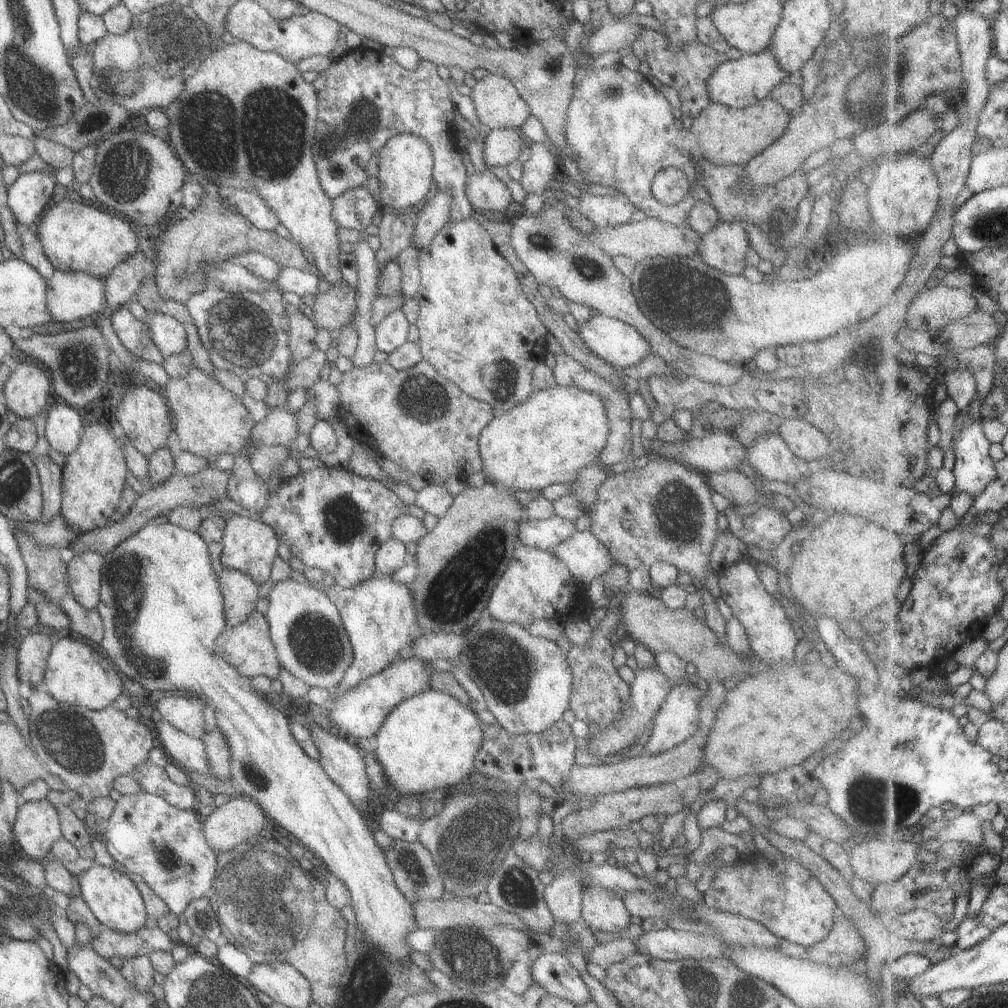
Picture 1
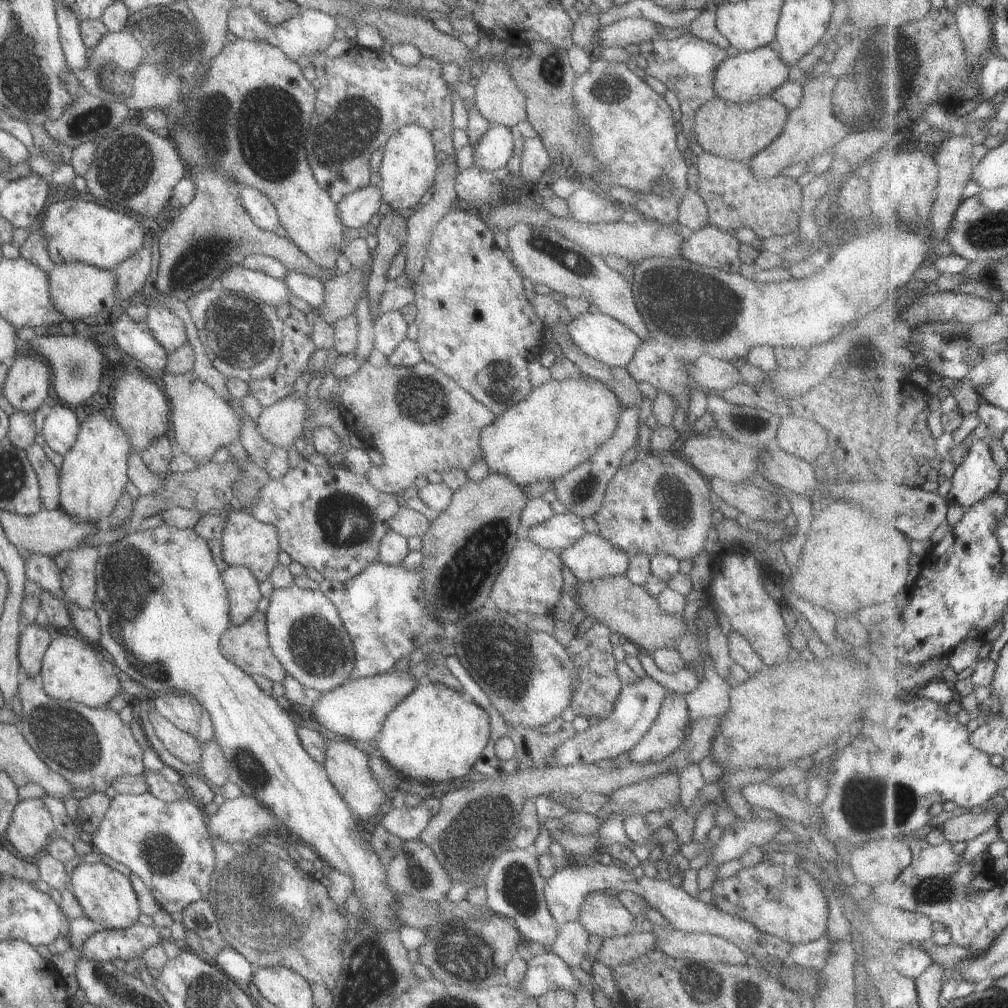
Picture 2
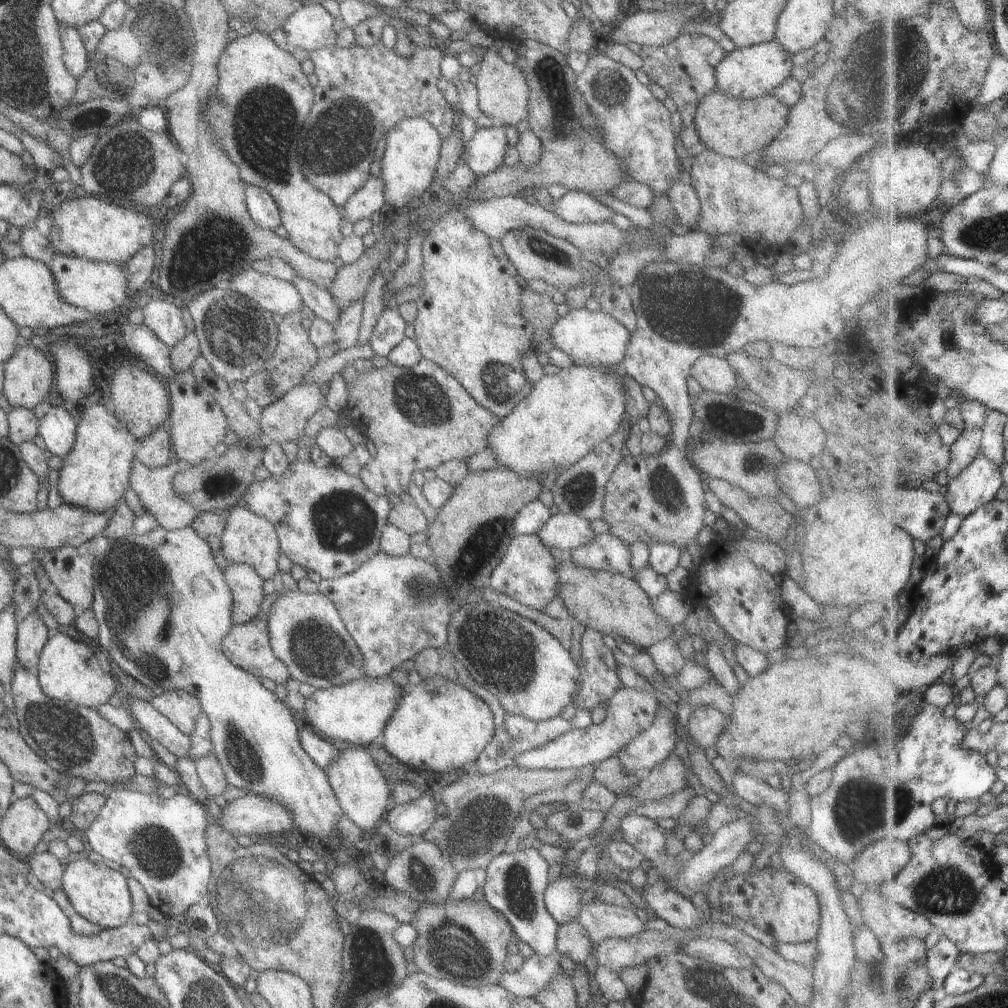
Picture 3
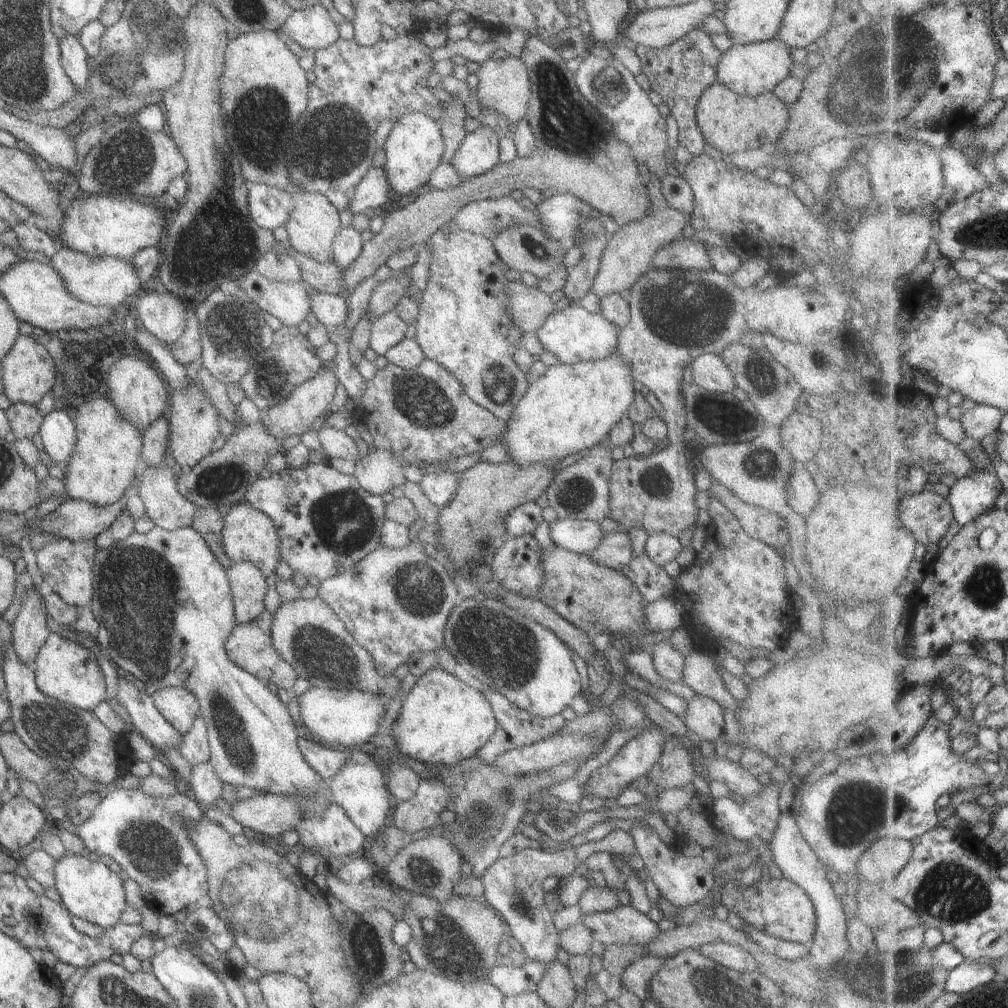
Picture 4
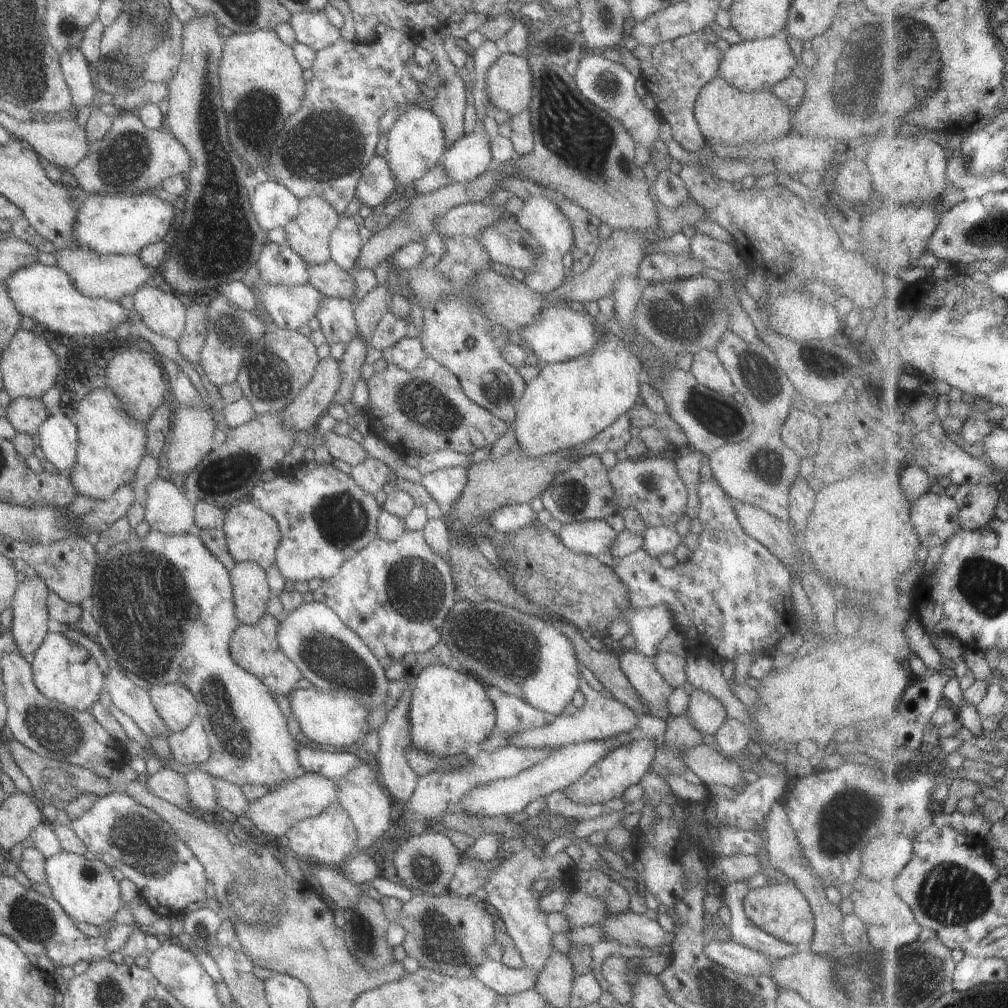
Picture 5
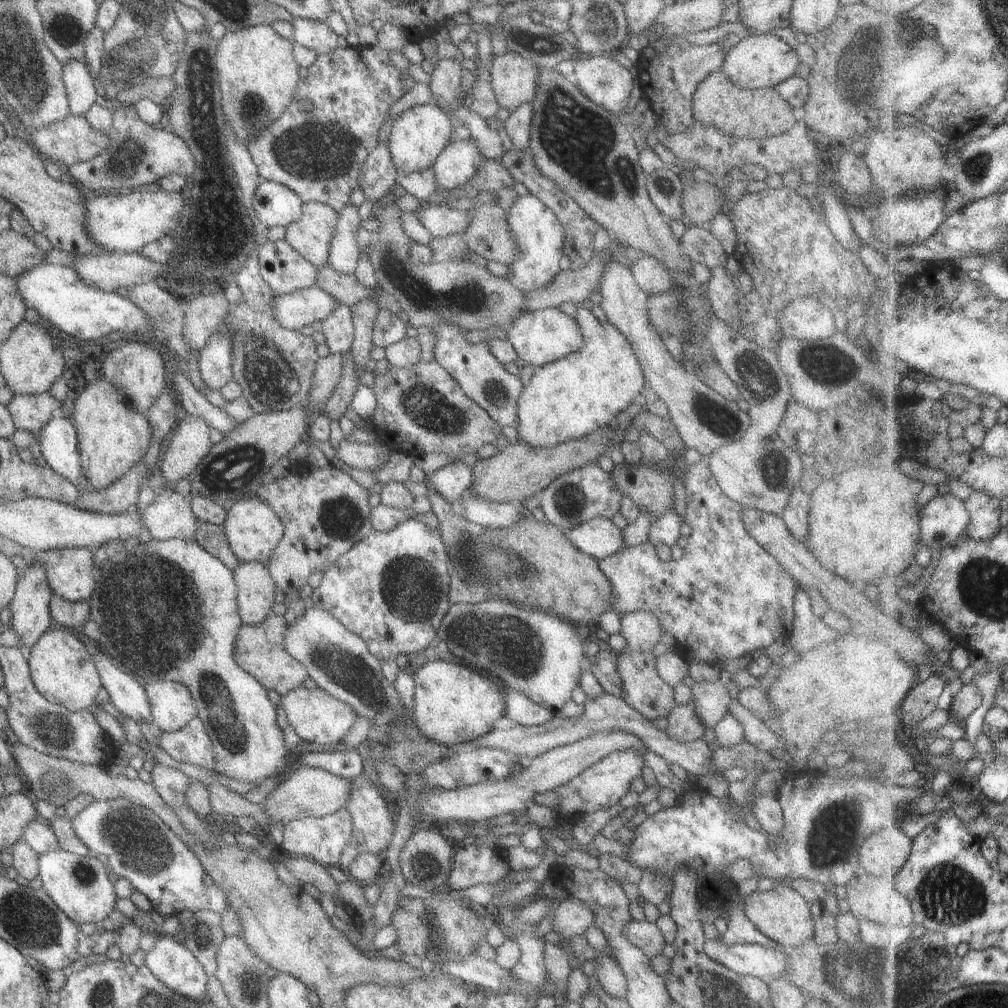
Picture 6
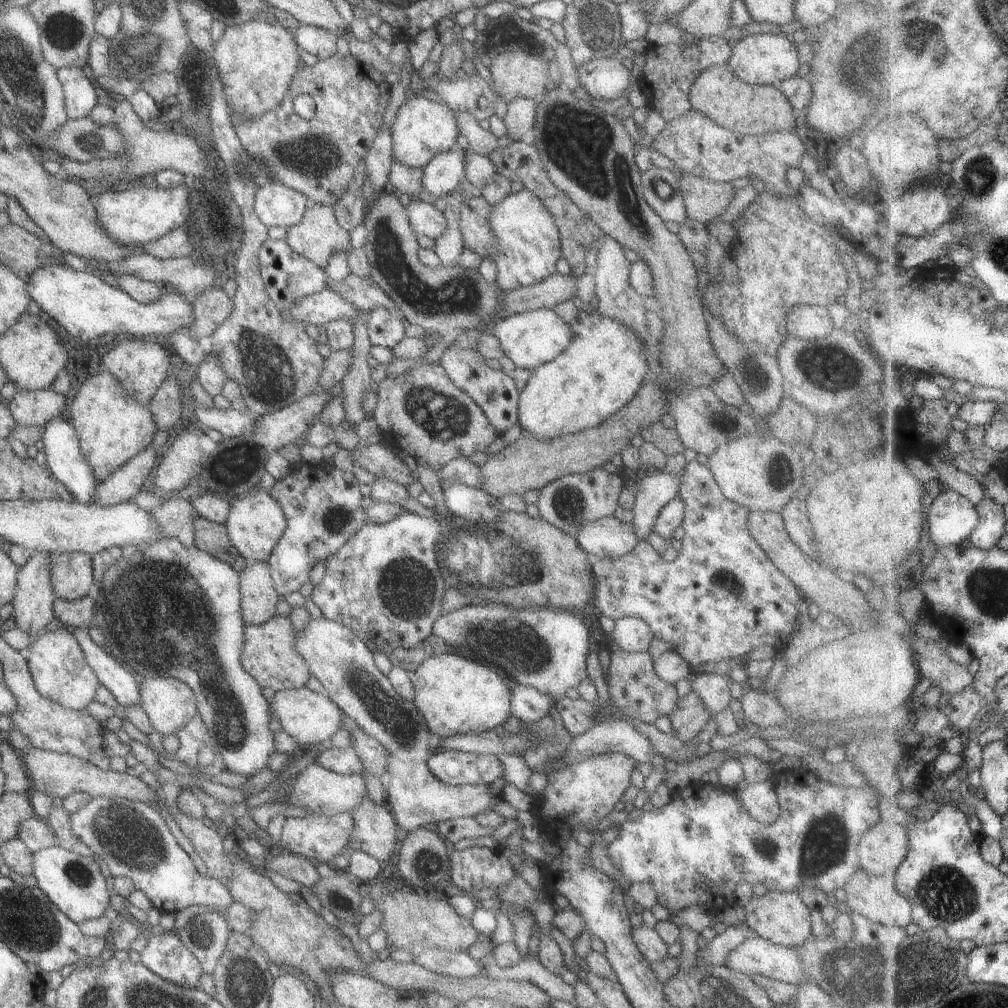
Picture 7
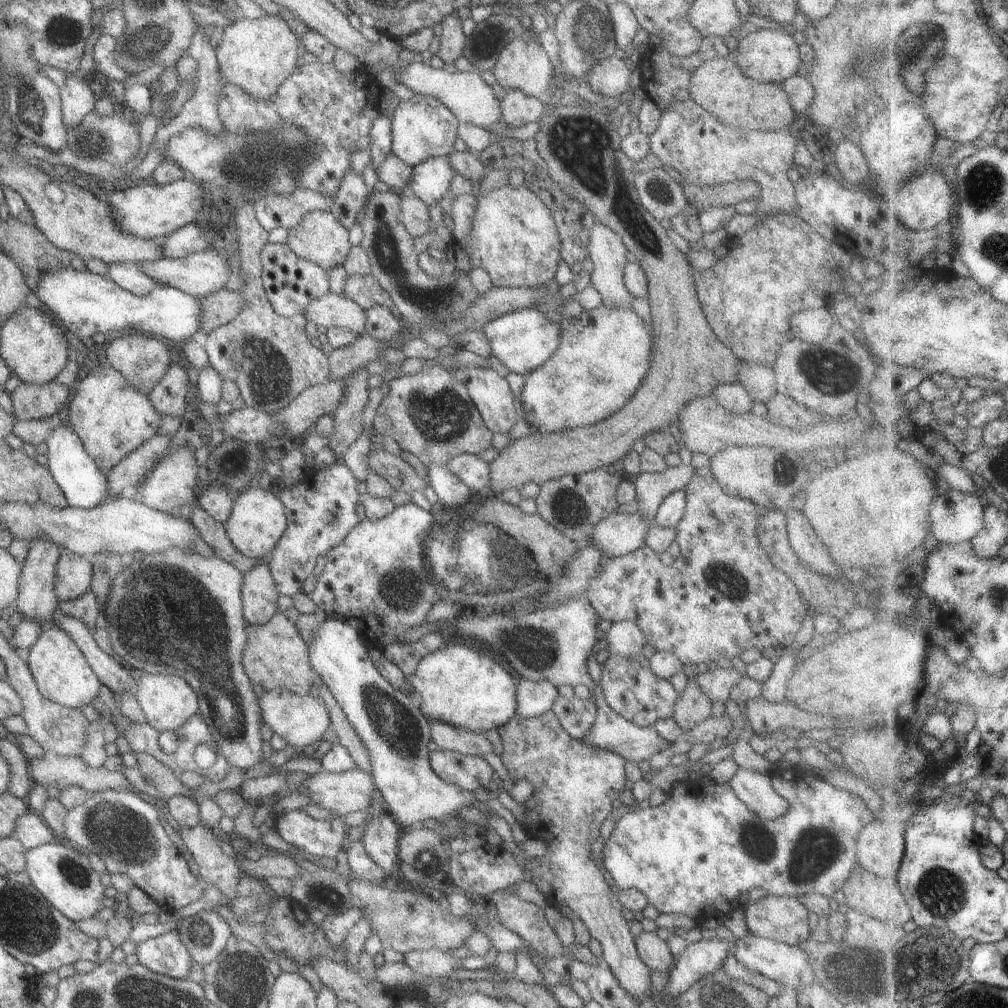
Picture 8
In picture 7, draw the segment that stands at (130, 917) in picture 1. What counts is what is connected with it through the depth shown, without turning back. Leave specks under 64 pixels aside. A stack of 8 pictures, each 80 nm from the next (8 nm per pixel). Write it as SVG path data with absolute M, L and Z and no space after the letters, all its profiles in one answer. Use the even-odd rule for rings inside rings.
M54 844L31 852L31 876L36 887L61 914L75 923L100 918L108 906L109 892L96 859L85 857Z

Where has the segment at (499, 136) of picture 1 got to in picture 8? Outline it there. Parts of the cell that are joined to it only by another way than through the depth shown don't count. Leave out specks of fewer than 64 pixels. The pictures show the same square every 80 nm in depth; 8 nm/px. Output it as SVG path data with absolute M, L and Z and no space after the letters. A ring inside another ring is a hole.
M445 155L429 158L411 167L411 180L405 186L406 193L429 207L447 193L453 174L455 172Z

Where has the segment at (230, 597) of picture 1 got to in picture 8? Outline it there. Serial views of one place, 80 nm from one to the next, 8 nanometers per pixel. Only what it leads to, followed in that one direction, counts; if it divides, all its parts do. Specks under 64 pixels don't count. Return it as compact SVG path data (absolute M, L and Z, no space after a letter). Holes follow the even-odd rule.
M257 564L243 573L240 588L243 621L249 625L267 623L278 612L278 596L266 564Z

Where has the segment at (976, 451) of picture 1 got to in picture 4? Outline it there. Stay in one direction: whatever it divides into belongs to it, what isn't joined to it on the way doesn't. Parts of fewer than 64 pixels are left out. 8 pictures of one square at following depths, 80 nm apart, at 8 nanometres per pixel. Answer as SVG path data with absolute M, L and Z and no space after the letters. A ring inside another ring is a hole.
M983 468L971 476L958 478L950 488L948 500L960 527L979 522L997 504L1003 484L996 472Z

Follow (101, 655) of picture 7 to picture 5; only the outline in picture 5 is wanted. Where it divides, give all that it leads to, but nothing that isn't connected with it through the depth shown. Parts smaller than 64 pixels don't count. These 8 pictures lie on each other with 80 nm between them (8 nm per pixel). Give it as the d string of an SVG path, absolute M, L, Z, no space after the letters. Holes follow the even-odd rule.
M111 666L108 667L107 673L103 673L102 675L103 691L109 695L111 705L115 706L115 710L127 715L145 737L155 738L155 736L159 736L164 738L167 734L170 734L169 730L163 726L163 722L159 720L159 716L155 714L145 687L133 684L131 680L128 680L127 672L119 672L119 670L111 668Z

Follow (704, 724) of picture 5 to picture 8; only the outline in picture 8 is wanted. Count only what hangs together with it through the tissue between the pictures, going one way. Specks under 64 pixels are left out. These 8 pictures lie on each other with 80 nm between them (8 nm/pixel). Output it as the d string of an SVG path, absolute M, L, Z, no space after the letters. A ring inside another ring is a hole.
M731 666L728 668L715 667L713 670L702 668L701 672L695 676L697 688L707 696L710 701L719 700L726 702L728 700L729 690L739 682L741 676L737 668Z

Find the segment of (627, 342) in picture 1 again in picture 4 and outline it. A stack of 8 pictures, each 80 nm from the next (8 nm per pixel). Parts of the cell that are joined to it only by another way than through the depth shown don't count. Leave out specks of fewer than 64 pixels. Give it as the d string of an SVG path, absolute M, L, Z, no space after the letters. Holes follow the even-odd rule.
M576 304L549 312L545 322L533 333L543 352L550 352L559 363L572 364L583 360L596 360L609 356L617 347L617 327L599 314L587 312Z

